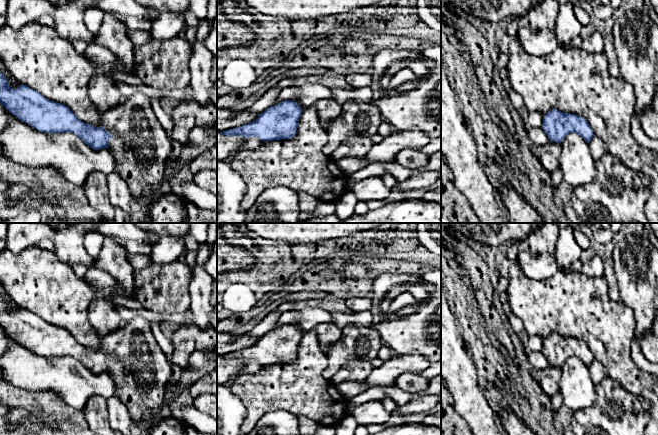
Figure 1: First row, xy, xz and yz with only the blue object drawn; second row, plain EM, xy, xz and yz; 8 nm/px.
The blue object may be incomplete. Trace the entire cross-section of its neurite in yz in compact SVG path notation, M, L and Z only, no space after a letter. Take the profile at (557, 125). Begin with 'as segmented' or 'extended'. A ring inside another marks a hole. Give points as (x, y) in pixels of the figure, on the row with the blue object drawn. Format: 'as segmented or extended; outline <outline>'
as segmented; outline M557 109L544 114L541 128L551 142L560 144L569 133L579 134L586 143L589 143L594 136L590 125L584 118Z

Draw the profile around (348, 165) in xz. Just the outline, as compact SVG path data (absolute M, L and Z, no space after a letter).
M344 158L336 162L338 167L346 174L350 175L358 170L363 169L370 163L363 158Z

